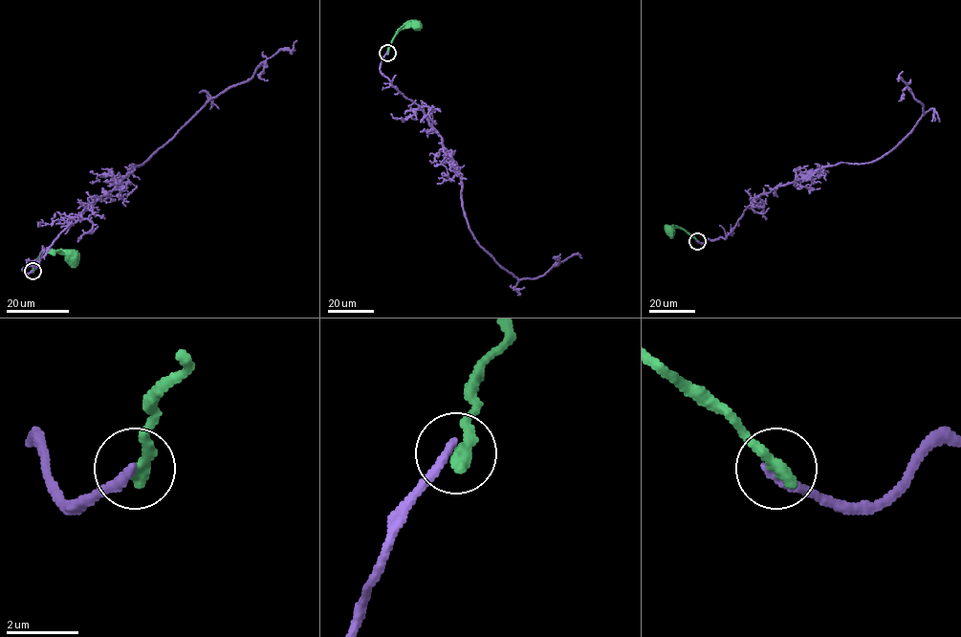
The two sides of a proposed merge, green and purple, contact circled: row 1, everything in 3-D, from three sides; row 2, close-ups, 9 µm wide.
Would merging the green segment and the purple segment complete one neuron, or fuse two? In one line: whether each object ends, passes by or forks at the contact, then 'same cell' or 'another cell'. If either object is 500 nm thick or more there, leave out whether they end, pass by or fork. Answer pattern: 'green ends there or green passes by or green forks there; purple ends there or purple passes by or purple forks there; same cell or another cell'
green ends there; purple ends there; another cell

